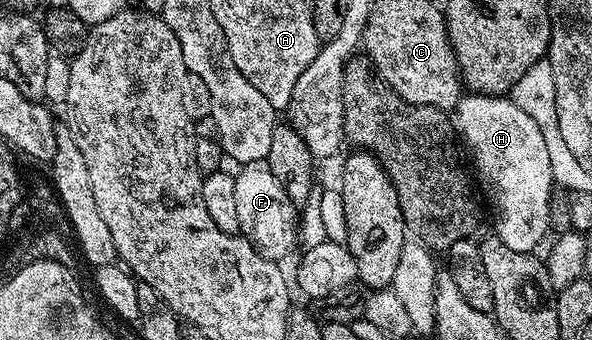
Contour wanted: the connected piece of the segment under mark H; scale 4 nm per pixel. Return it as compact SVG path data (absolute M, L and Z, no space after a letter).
M468 93L455 105L453 125L462 145L464 142L471 149L480 176L495 193L499 215L493 218L494 237L517 252L532 253L534 246L549 234L549 200L555 181L537 120L517 108L510 97Z

